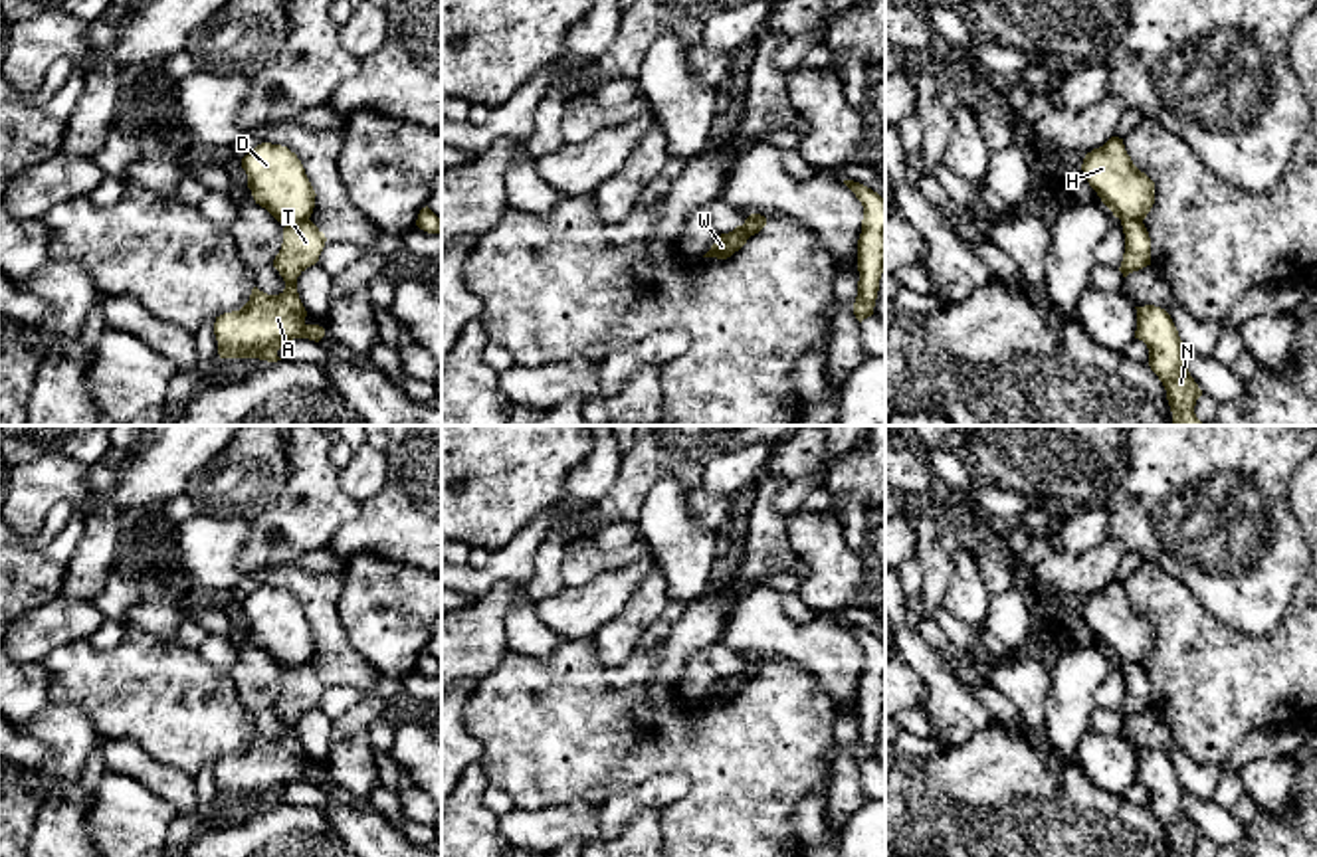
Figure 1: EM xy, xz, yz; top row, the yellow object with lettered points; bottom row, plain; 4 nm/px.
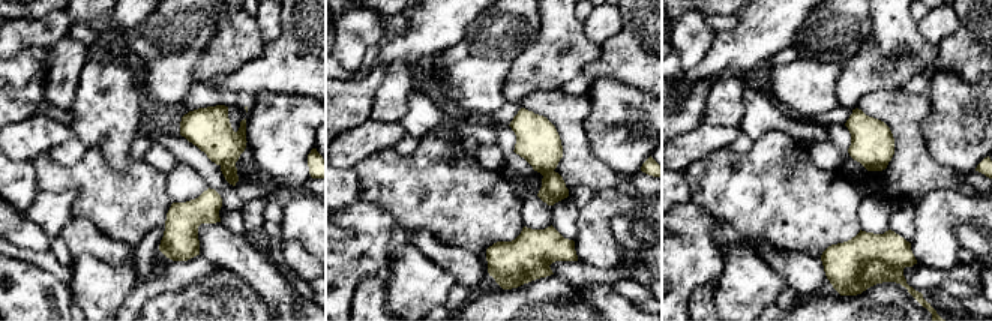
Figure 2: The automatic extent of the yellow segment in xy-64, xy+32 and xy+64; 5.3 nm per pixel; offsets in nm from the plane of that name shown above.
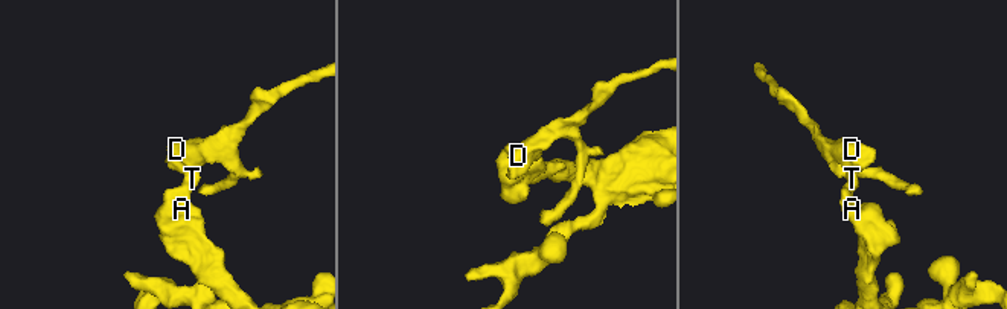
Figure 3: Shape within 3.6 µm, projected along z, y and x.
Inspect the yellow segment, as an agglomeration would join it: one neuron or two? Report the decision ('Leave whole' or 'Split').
Split

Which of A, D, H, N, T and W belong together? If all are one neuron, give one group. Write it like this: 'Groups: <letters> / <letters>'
Groups: A N T / D H W

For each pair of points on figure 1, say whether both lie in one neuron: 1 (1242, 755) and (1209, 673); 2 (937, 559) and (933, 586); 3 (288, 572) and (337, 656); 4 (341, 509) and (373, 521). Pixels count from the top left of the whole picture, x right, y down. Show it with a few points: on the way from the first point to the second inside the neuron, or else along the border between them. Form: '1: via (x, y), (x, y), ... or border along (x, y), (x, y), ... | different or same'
1: border along (1282, 725), (1250, 731), (1218, 762), (1195, 761) | different
2: via (935, 565), (933, 580) | same
3: via (307, 592), (321, 606), (331, 636) | same
4: border along (361, 503), (355, 517), (325, 545) | different

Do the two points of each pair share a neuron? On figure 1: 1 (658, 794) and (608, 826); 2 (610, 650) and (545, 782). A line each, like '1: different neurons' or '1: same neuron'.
1: same neuron
2: different neurons

